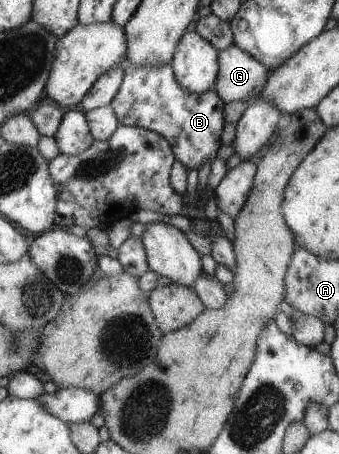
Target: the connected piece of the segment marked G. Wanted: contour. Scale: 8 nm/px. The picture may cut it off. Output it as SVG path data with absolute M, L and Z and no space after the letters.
M233 43L219 52L219 72L213 89L225 104L249 104L266 85L268 71L261 61Z

